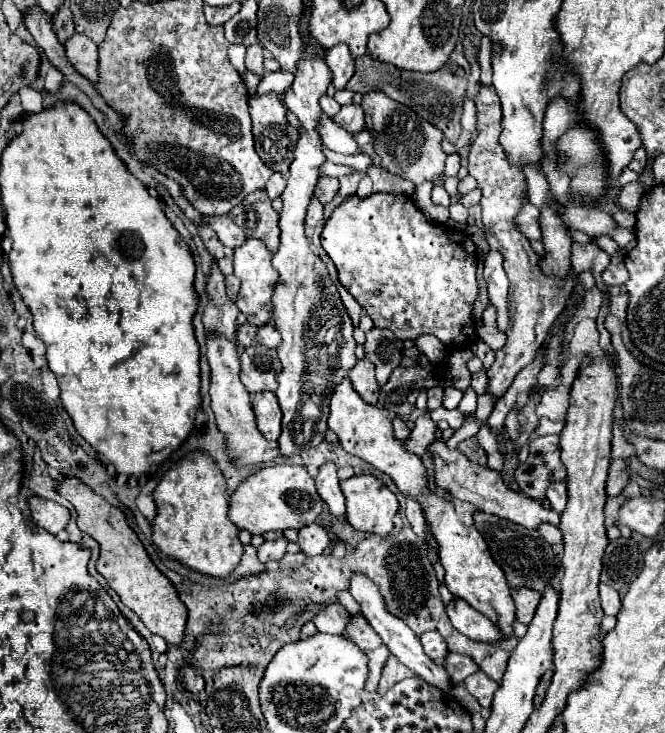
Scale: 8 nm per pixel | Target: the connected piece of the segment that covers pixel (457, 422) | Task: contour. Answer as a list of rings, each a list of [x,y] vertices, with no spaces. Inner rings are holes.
[[[440,407],[440,409],[436,409],[436,415],[444,415],[444,419],[448,421],[448,425],[450,425],[454,431],[458,431],[458,429],[462,427],[462,423],[464,423],[464,415],[462,415],[458,409],[448,411],[448,409]]]

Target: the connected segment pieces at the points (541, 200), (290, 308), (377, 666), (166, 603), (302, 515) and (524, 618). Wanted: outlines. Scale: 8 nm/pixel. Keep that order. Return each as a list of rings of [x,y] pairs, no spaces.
[[[524,165],[522,171],[526,173],[528,179],[528,197],[530,203],[536,207],[542,207],[544,203],[550,203],[550,189],[548,189],[548,181],[544,177],[544,173],[540,171],[540,167],[536,165]]]
[[[310,39],[304,41],[304,57],[298,65],[294,83],[290,87],[290,91],[284,95],[284,101],[288,105],[288,109],[298,117],[300,121],[300,137],[296,143],[296,151],[294,151],[294,161],[290,165],[290,175],[288,175],[288,185],[284,189],[282,197],[282,211],[280,211],[280,249],[274,255],[274,269],[280,273],[280,285],[274,289],[272,295],[272,303],[274,303],[274,325],[282,335],[282,345],[278,347],[278,357],[282,363],[282,371],[278,373],[278,389],[276,389],[276,397],[278,403],[282,407],[282,435],[278,437],[278,445],[280,445],[280,455],[284,457],[292,457],[296,453],[302,453],[306,449],[316,447],[318,443],[322,443],[324,433],[326,433],[326,419],[328,419],[328,403],[332,397],[332,391],[336,387],[336,383],[340,383],[348,371],[352,369],[352,365],[358,361],[354,355],[356,349],[356,341],[352,337],[352,321],[346,313],[346,307],[336,291],[336,285],[330,279],[330,273],[326,269],[326,263],[312,253],[310,249],[310,241],[306,237],[306,227],[304,227],[304,217],[306,217],[306,209],[314,197],[314,189],[316,183],[320,179],[320,165],[326,161],[324,153],[322,153],[322,143],[320,143],[320,135],[316,131],[316,119],[320,119],[320,103],[318,99],[326,93],[328,85],[330,85],[330,69],[326,65],[324,59],[314,57],[316,51],[322,51],[322,47]]]
[[[354,615],[352,621],[346,627],[346,639],[354,641],[366,655],[368,655],[368,667],[370,667],[370,675],[368,675],[368,683],[366,683],[366,691],[376,691],[378,687],[378,679],[382,675],[382,667],[386,663],[386,659],[390,657],[388,647],[384,645],[384,641],[380,639],[380,635],[366,623],[364,617]]]
[[[64,477],[58,481],[58,493],[68,499],[76,513],[76,525],[80,531],[90,535],[100,545],[100,559],[96,561],[96,571],[108,581],[108,585],[120,595],[120,601],[132,609],[142,623],[156,635],[160,635],[168,643],[182,643],[184,627],[186,627],[186,607],[178,599],[174,585],[154,567],[142,541],[134,533],[134,529],[126,523],[126,515],[122,509],[110,505],[106,499],[96,495],[88,485],[84,485],[76,477]]]
[[[268,465],[250,475],[230,497],[230,519],[236,527],[250,531],[252,535],[266,531],[302,529],[316,521],[322,513],[324,501],[320,499],[314,479],[302,465]]]
[[[516,587],[512,589],[512,599],[516,603],[516,619],[528,625],[536,613],[536,607],[540,603],[540,593],[532,591],[530,587]]]

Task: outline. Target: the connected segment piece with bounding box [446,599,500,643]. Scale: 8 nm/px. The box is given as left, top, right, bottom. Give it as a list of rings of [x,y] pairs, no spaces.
[[[454,599],[448,607],[446,613],[452,621],[452,625],[464,633],[466,637],[482,643],[500,643],[500,631],[492,627],[492,621],[484,615],[480,615],[474,607],[468,607],[464,599]]]

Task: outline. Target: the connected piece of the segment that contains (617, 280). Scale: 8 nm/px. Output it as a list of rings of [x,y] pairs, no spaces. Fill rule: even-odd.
[[[614,255],[612,259],[614,265],[610,265],[604,273],[602,273],[602,279],[608,283],[608,285],[622,285],[628,277],[626,273],[626,267],[624,267],[624,259],[620,255]]]

